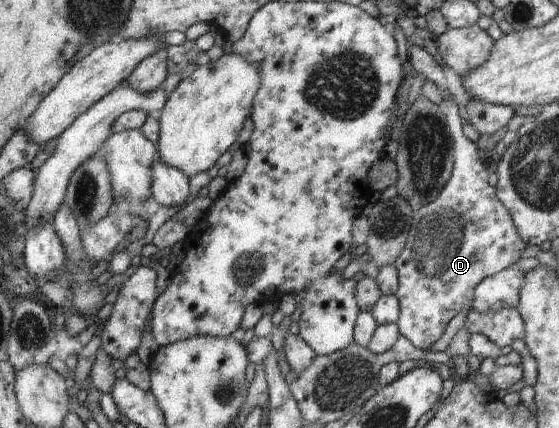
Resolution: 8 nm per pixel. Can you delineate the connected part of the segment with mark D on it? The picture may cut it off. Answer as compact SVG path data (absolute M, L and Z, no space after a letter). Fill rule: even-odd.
M418 45L408 47L407 54L409 56L408 66L413 66L417 72L422 72L427 80L434 82L441 92L443 100L439 101L438 106L444 113L450 129L452 160L455 164L449 181L447 181L437 199L414 212L413 224L409 230L407 241L403 246L403 251L394 263L399 280L395 296L400 305L400 318L396 324L401 336L411 341L417 349L426 351L443 335L445 327L457 315L457 312L471 309L475 286L482 279L520 261L522 259L521 251L525 249L526 243L520 238L520 235L517 235L510 213L497 199L495 187L489 184L487 180L489 173L483 166L479 154L477 154L478 147L476 143L463 134L461 125L462 109L452 102L453 99L448 89L443 68L425 49Z

